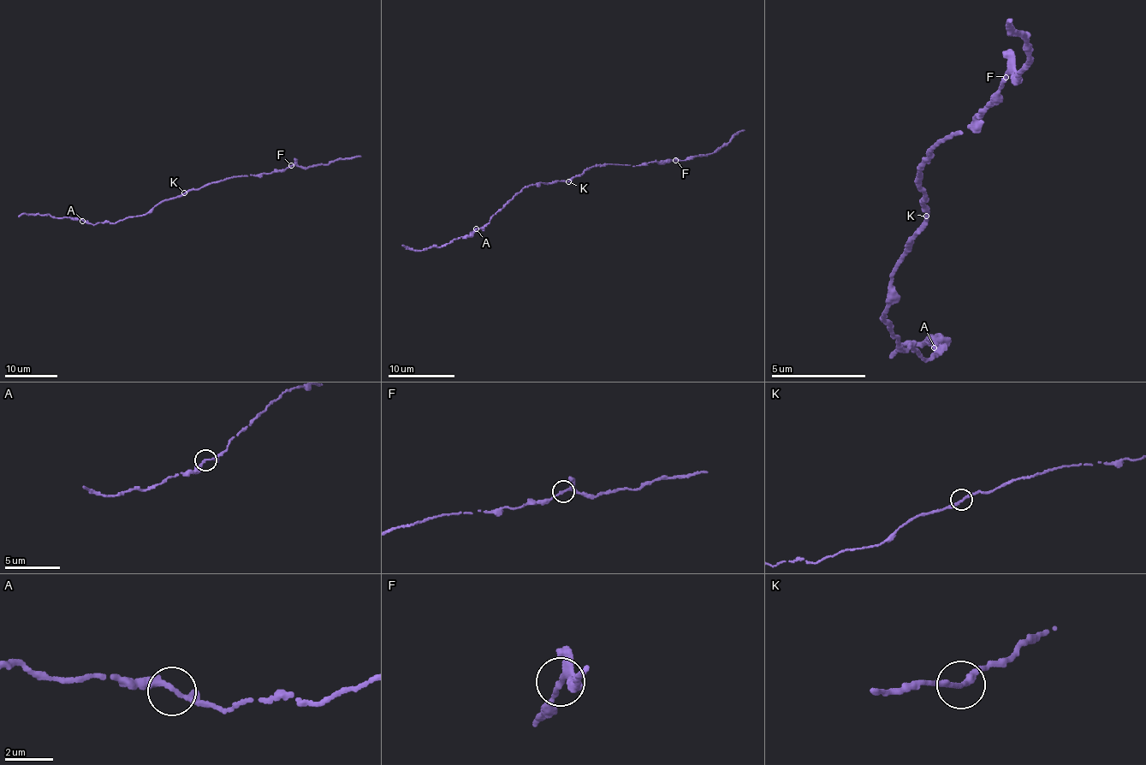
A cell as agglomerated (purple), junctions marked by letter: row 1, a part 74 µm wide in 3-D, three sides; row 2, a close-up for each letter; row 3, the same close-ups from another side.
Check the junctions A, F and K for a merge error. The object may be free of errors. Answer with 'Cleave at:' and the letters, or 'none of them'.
Cleave at: none of them

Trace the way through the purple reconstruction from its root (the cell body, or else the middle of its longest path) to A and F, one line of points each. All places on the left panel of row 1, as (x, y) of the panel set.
A: (186, 192), (160, 201), (142, 216), (127, 216), (114, 223), (105, 221), (92, 224), (82, 221)
F: (186, 192), (211, 182), (278, 172), (292, 166)

